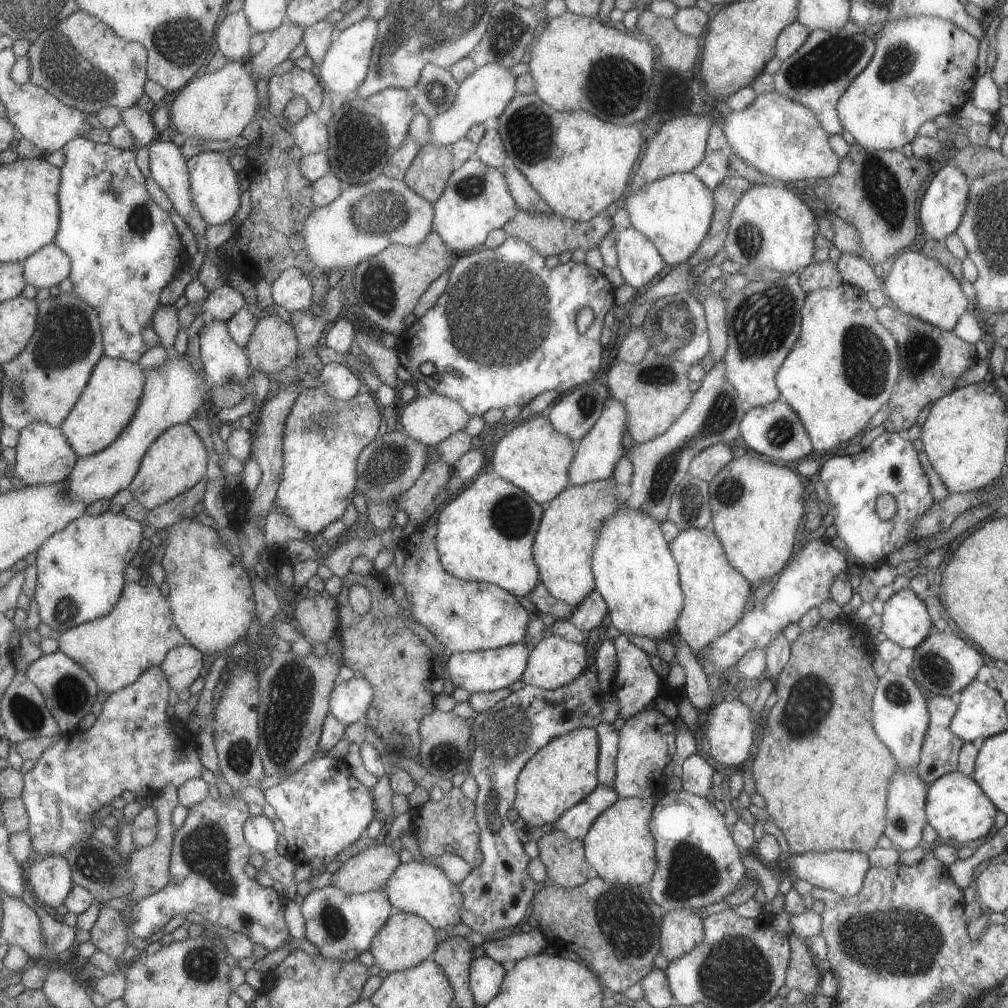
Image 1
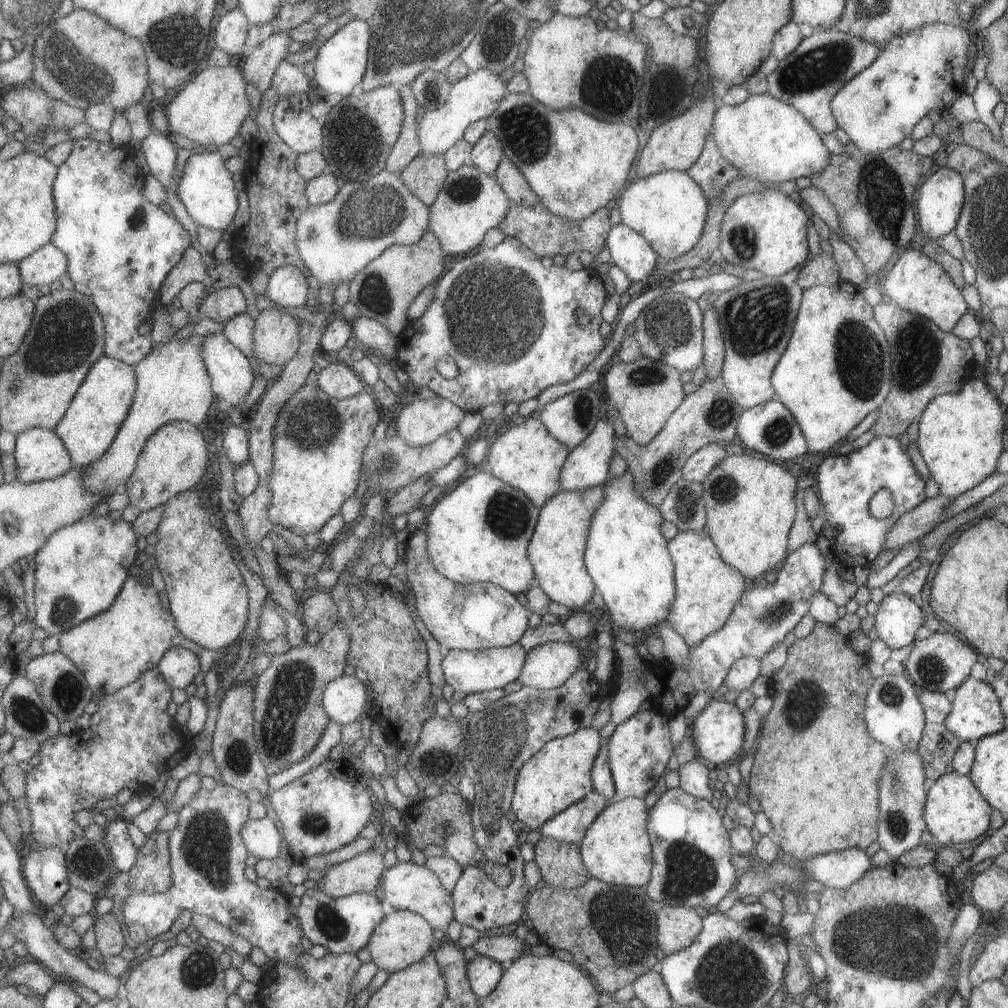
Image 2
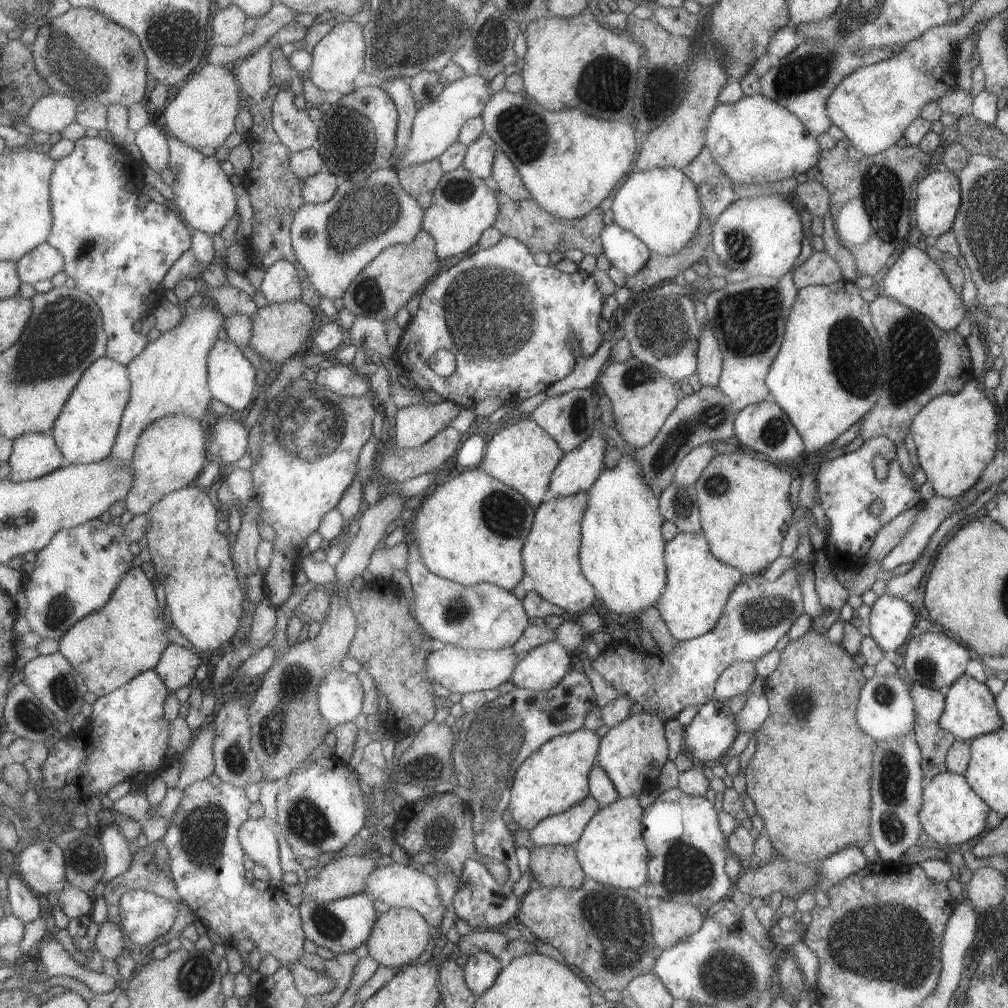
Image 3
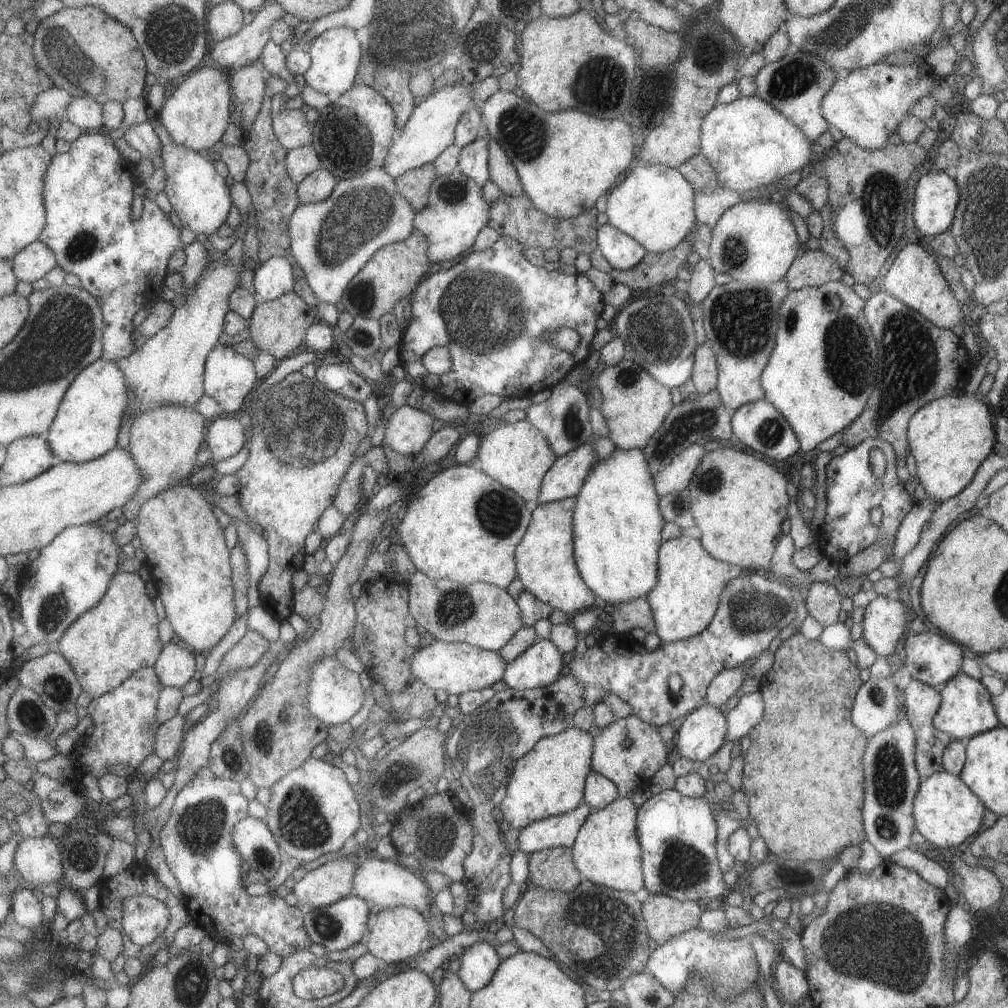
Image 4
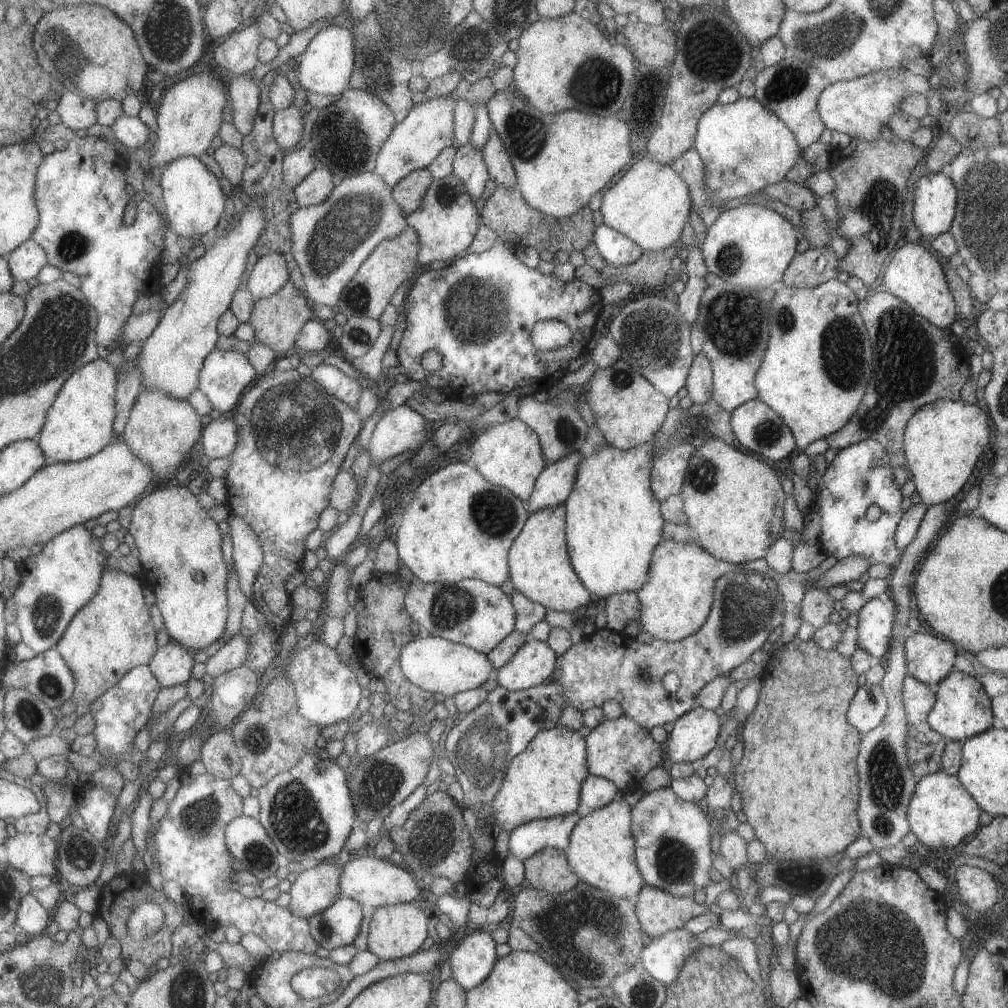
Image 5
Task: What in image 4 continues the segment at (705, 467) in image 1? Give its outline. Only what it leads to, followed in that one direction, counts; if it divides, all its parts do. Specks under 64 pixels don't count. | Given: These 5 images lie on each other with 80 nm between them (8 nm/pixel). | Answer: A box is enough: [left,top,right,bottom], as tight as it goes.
[652,442,705,496]

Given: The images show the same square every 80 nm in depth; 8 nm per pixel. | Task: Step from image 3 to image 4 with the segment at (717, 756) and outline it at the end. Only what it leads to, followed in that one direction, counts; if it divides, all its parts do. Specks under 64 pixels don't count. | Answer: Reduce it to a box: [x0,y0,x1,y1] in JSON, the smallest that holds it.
[670,702,726,763]

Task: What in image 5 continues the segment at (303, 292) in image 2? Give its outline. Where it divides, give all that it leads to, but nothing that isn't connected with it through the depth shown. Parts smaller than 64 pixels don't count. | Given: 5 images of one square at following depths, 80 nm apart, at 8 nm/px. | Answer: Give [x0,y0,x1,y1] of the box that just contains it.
[247,253,291,300]

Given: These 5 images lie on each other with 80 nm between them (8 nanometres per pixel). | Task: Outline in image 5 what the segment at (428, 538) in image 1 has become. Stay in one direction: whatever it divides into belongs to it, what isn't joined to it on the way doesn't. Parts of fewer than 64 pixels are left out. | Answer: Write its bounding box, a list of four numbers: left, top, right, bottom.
[404,578,515,654]

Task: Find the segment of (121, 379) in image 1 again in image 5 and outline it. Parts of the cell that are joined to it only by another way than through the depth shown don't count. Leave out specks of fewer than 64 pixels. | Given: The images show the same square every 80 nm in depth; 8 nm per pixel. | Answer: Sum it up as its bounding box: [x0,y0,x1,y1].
[38,359,120,463]

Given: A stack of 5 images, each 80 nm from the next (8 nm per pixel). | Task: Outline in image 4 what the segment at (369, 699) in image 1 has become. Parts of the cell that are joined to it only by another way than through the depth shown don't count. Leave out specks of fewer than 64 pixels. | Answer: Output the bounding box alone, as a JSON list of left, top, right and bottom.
[308,657,363,725]

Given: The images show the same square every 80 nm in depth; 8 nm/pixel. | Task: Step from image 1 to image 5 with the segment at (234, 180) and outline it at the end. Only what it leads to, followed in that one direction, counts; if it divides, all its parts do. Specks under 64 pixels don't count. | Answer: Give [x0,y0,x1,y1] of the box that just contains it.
[161,155,227,240]

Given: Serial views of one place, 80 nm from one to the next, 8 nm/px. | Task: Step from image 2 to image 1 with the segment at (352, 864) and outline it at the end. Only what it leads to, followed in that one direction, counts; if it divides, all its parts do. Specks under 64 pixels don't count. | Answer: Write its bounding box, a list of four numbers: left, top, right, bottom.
[330,840,401,894]

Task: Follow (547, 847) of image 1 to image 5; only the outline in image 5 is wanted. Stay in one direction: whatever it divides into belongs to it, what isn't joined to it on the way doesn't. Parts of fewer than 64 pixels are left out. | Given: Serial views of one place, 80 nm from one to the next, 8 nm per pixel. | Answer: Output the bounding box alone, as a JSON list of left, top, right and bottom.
[523,849,579,894]

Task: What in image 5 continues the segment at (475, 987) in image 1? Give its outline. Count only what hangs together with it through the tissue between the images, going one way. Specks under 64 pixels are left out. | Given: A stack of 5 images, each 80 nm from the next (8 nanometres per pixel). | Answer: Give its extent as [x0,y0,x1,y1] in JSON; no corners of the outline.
[445,927,496,990]

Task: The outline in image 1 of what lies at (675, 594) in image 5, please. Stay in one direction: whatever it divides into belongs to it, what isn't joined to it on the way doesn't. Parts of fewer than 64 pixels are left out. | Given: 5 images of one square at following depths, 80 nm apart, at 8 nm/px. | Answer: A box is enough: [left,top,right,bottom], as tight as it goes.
[668,527,751,654]

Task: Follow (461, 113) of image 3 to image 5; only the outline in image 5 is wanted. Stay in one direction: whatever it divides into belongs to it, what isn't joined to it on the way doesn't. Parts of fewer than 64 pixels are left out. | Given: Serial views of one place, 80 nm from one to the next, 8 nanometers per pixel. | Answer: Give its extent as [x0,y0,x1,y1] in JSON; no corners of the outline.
[373,94,454,188]

